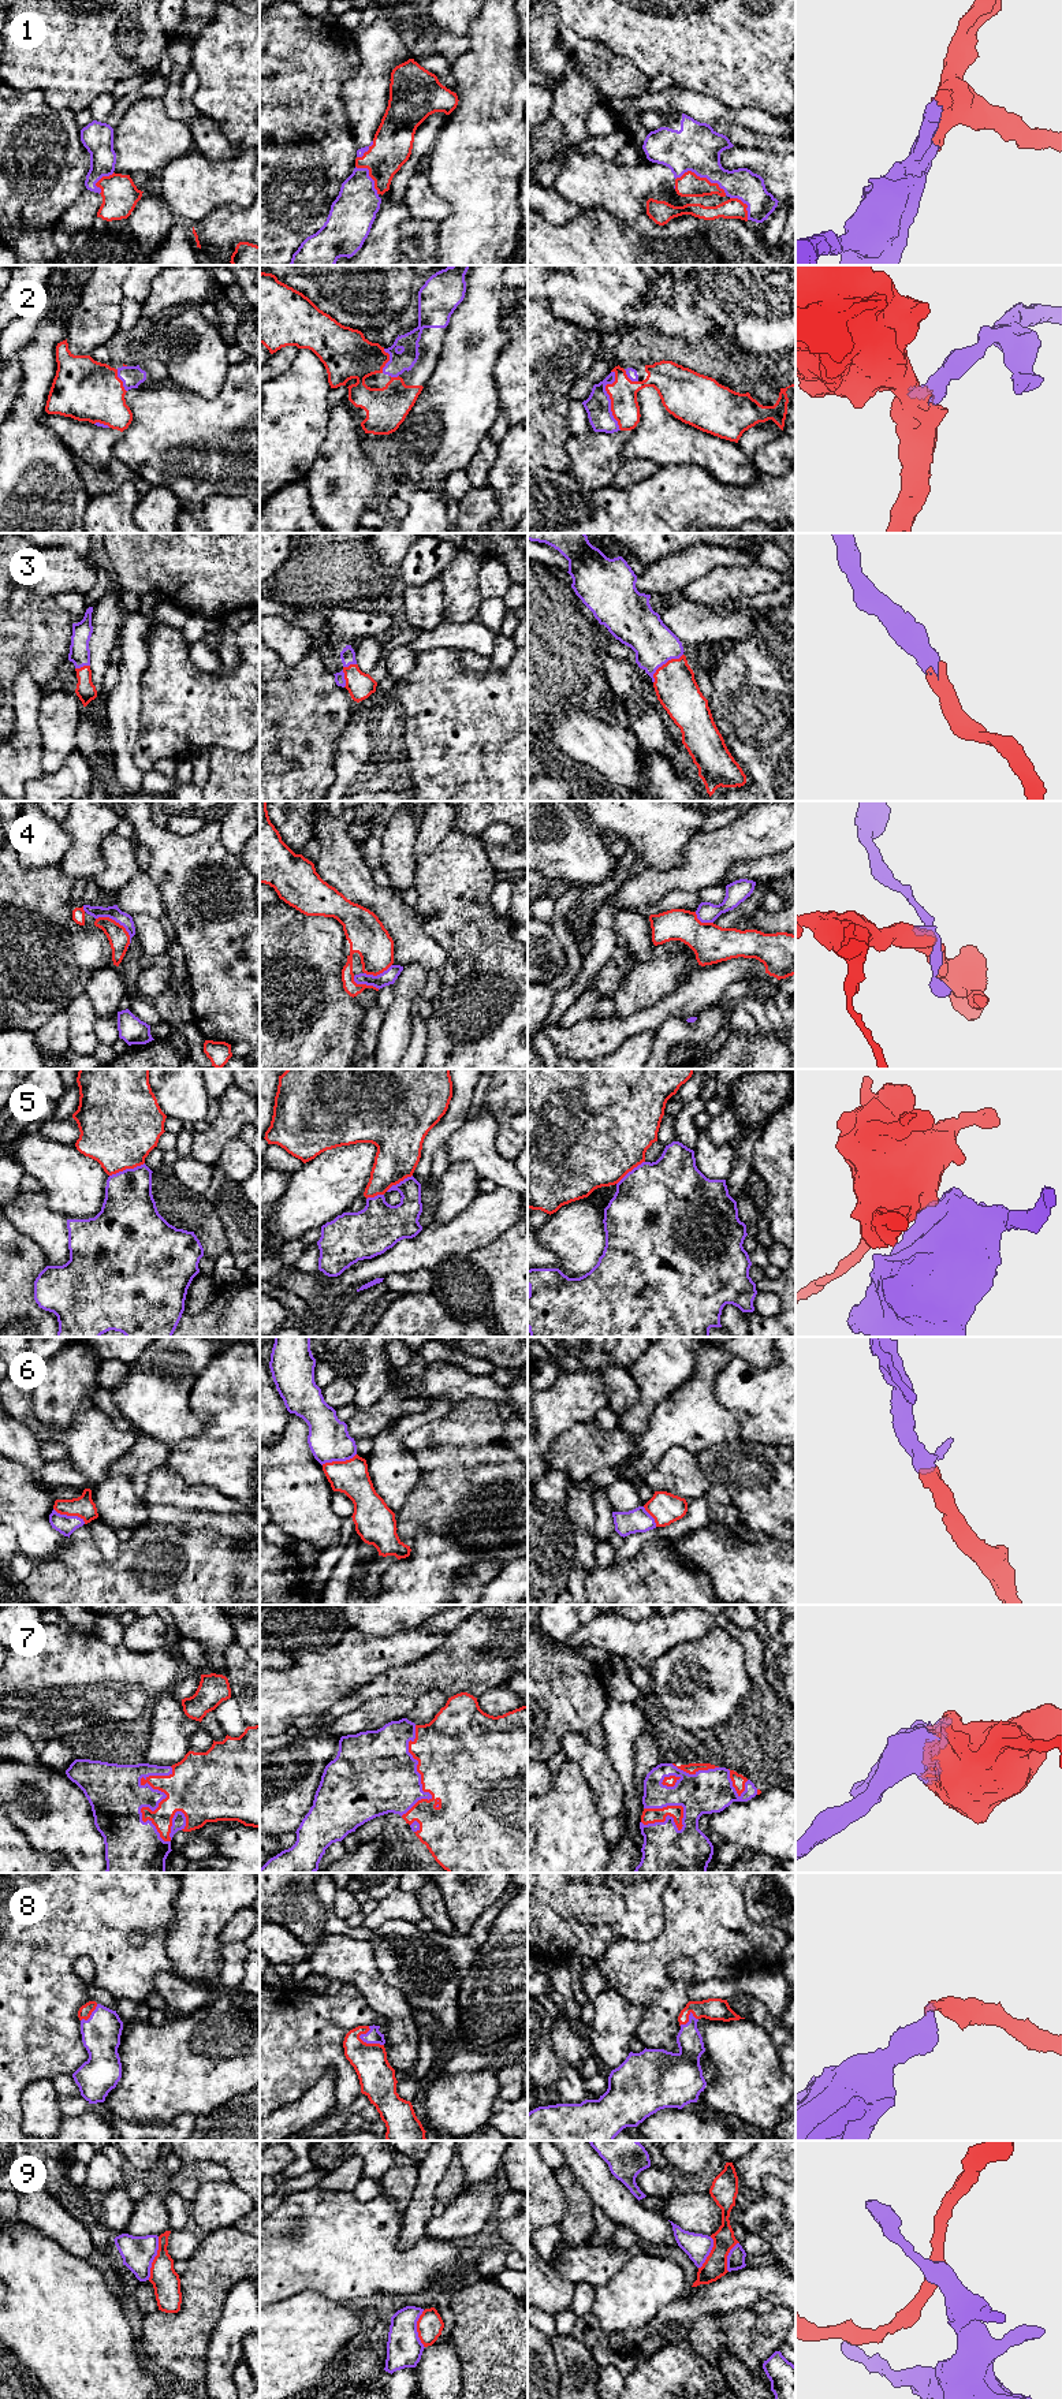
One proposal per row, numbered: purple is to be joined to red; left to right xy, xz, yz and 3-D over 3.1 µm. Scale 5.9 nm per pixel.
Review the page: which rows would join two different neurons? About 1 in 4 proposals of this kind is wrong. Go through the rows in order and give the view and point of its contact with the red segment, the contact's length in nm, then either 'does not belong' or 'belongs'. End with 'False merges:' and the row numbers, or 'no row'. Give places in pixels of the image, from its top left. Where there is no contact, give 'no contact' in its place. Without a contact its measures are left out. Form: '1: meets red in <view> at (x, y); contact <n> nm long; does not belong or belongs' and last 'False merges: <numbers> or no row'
1: meets red in yz at (701, 178); contact 320 nm long; belongs
2: meets red in yz at (610, 398); contact 360 nm long; belongs
3: meets red in yz at (663, 665); contact 240 nm long; belongs
4: meets red in xy at (119, 924); contact 260 nm long; does not belong
5: meets red in xy at (126, 1168); contact 220 nm long; does not belong
6: meets red in xy at (70, 1515); contact 220 nm long; belongs
7: meets red in xy at (160, 1802); contact 440 nm long; belongs
8: meets red in xz at (371, 2044); contact 160 nm long; belongs
9: meets red in xy at (155, 2258); contact 260 nm long; does not belong
False merges: 4, 5, 9

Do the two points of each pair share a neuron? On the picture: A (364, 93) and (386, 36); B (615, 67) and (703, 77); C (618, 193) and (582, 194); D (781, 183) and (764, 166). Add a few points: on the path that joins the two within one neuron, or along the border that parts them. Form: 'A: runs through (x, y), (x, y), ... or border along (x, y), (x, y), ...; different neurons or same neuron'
A: runs through (372, 79), (380, 49); same neuron
B: border along (614, 52), (626, 56), (649, 79); different neurons
C: runs through (610, 193), (591, 193); same neuron
D: runs through (778, 179), (768, 170); same neuron

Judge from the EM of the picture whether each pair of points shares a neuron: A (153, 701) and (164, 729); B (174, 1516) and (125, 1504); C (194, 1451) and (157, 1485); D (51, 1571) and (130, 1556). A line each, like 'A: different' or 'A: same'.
A: same
B: different
C: different
D: same

